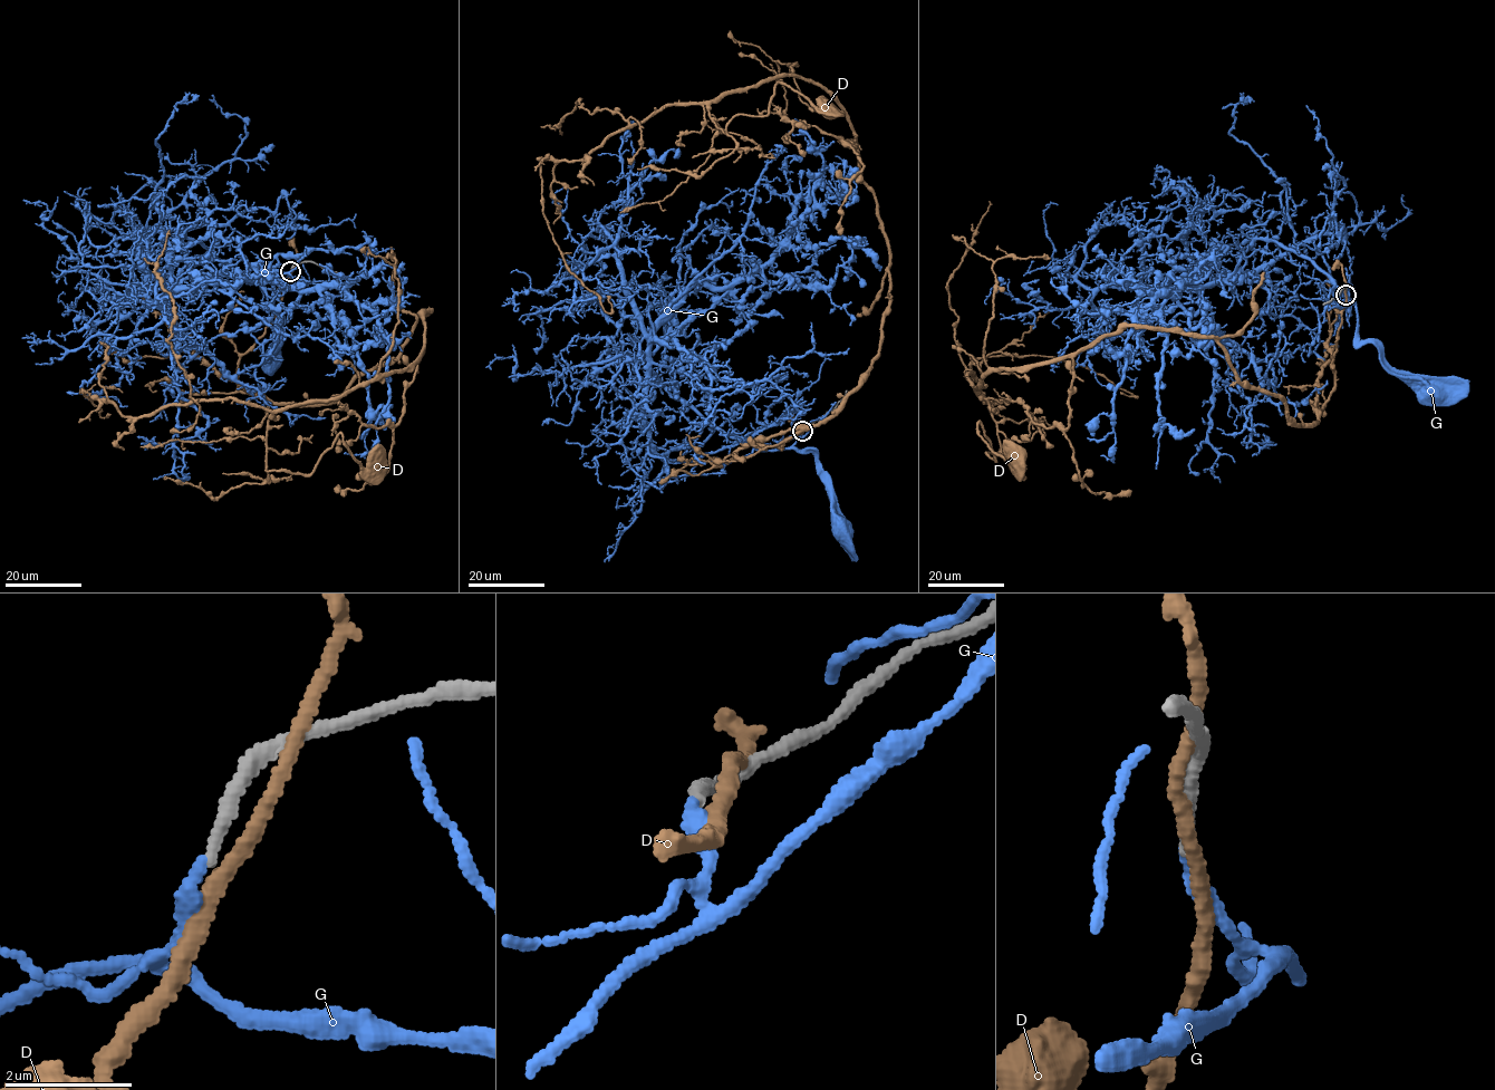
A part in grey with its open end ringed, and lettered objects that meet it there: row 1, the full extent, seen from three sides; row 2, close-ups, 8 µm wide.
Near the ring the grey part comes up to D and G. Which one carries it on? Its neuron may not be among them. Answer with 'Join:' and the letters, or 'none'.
Join: none

